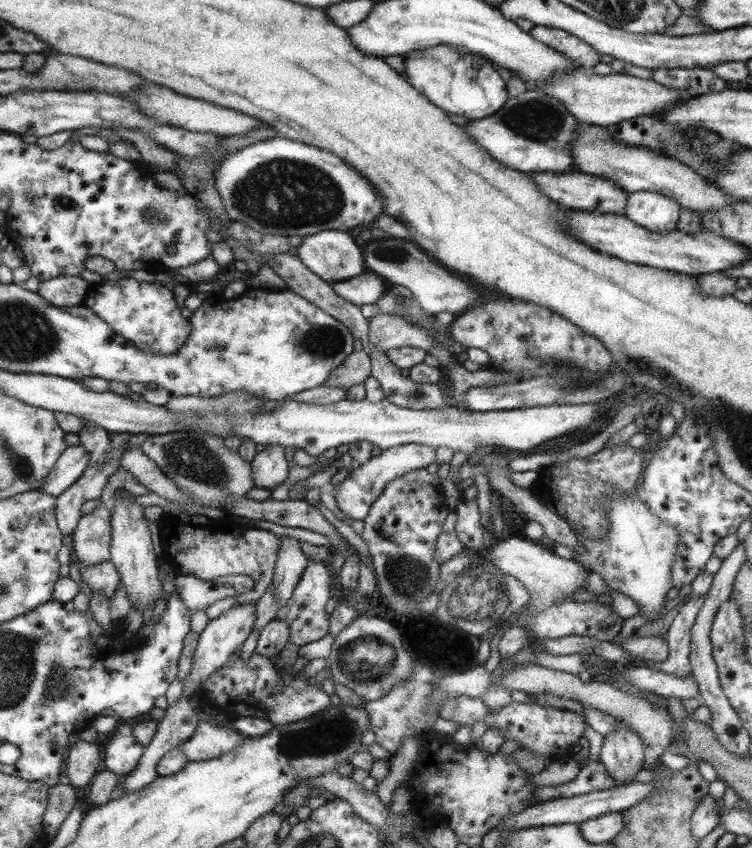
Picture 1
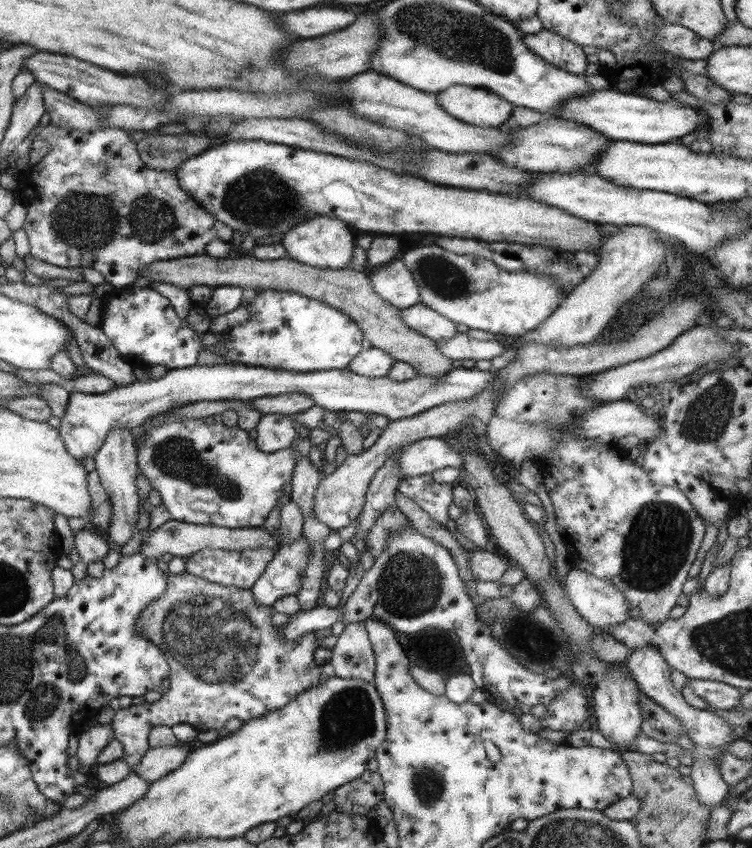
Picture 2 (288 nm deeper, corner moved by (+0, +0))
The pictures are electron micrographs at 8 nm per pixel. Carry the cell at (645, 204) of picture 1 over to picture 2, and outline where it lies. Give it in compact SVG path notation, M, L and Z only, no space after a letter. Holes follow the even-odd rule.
M623 226L617 234L601 240L601 248L597 250L597 266L593 272L577 284L567 298L559 304L559 308L541 320L533 330L521 336L523 344L535 342L545 344L549 348L571 348L579 344L593 344L593 340L613 324L615 312L631 300L633 294L643 290L643 286L653 280L661 270L661 262L665 260L665 242L645 226Z

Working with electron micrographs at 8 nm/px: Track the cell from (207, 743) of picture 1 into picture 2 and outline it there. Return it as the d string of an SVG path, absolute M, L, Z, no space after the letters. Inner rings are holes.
M187 744L169 746L169 748L165 748L165 746L149 748L131 772L137 774L141 780L145 780L151 786L153 782L157 782L157 780L165 778L167 774L171 774L173 770L177 770L189 752L191 752L191 748L187 748Z

